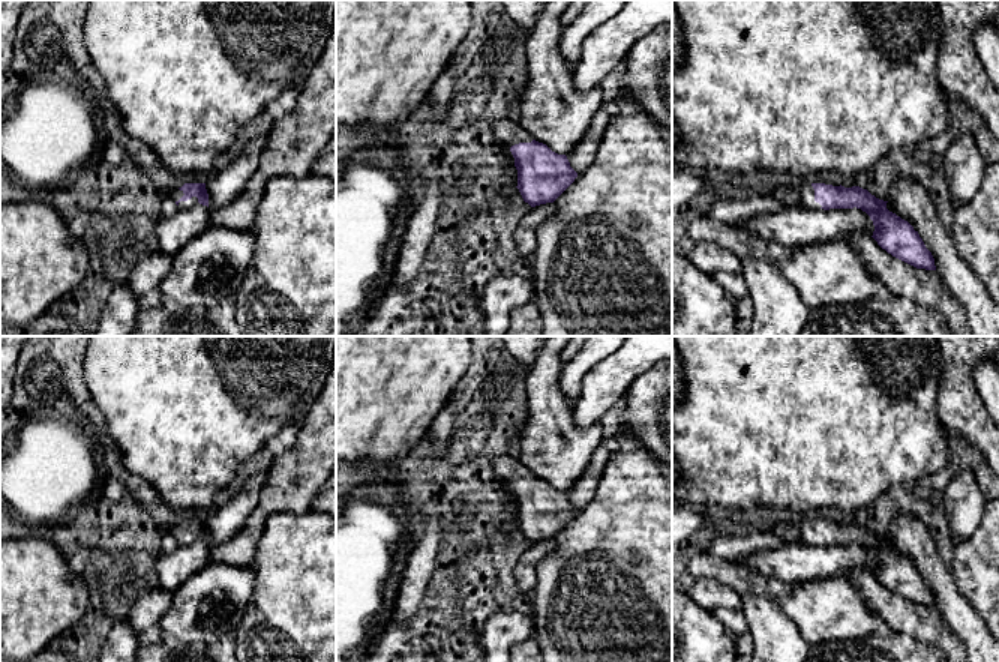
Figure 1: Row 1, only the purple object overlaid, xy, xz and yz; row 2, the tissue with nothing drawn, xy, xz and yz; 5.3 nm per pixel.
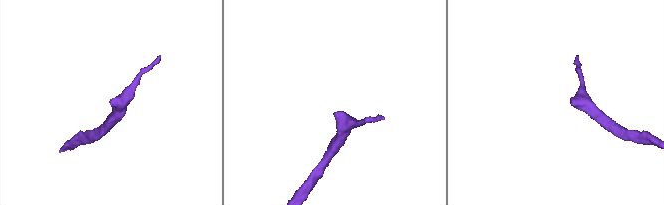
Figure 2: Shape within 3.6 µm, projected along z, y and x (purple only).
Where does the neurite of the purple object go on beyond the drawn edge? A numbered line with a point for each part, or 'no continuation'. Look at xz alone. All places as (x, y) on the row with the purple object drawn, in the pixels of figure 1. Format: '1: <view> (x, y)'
1: xz (510, 132)

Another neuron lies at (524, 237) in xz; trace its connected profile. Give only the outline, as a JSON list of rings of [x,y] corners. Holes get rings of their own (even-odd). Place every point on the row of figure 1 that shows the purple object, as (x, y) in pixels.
[[[555,203],[532,207],[508,237],[520,258],[531,258],[537,245],[537,230],[556,213]]]

